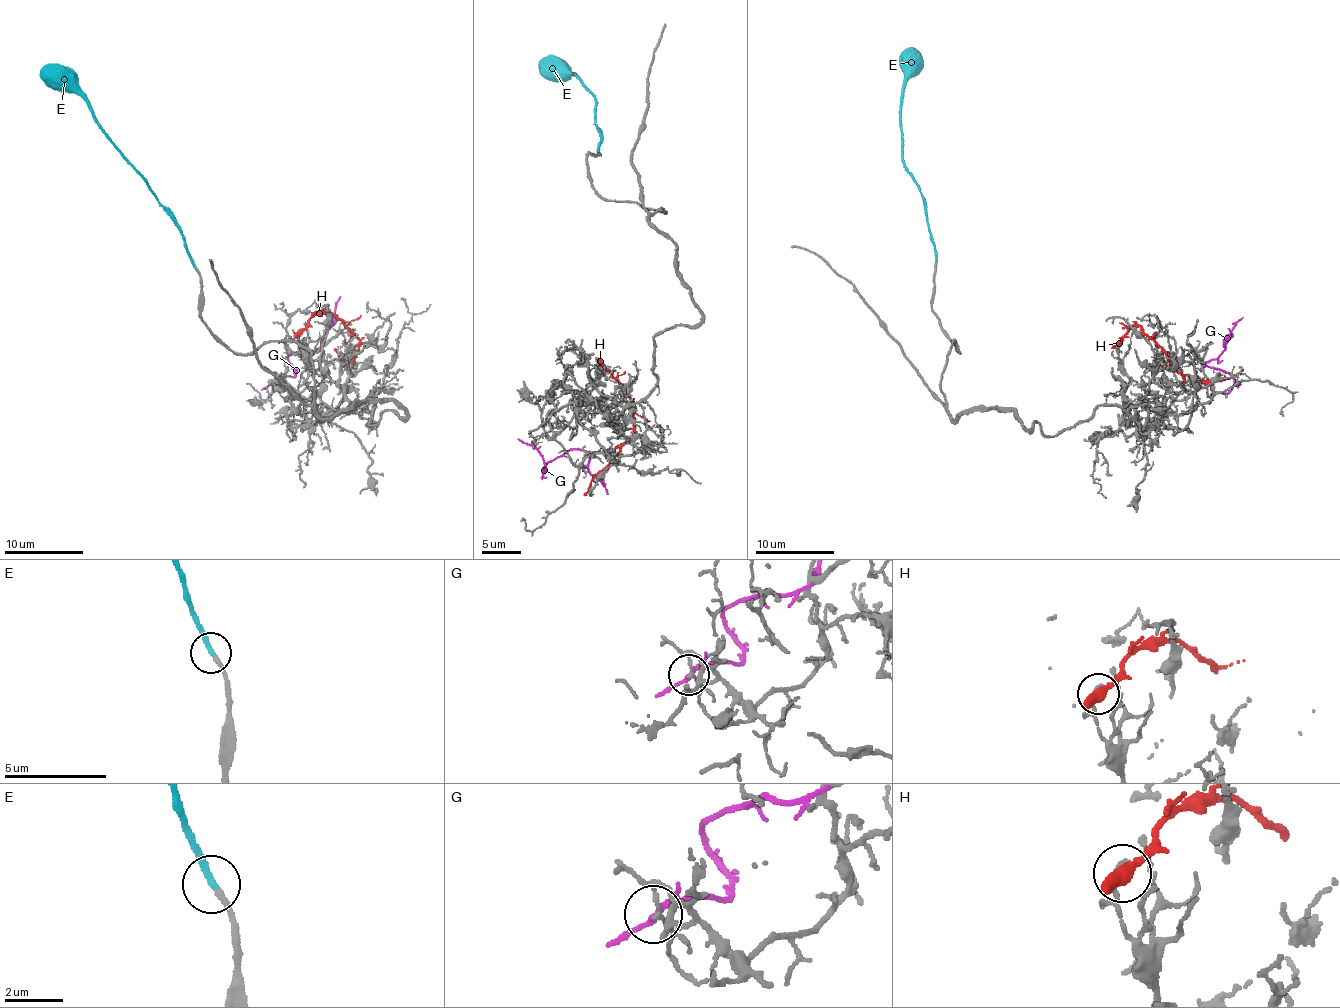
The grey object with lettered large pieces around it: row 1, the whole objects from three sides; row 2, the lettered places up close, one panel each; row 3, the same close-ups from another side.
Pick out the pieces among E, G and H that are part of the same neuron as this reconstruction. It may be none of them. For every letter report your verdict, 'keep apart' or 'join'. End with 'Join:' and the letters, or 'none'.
E: join
G: keep apart
H: keep apart
Join: E

